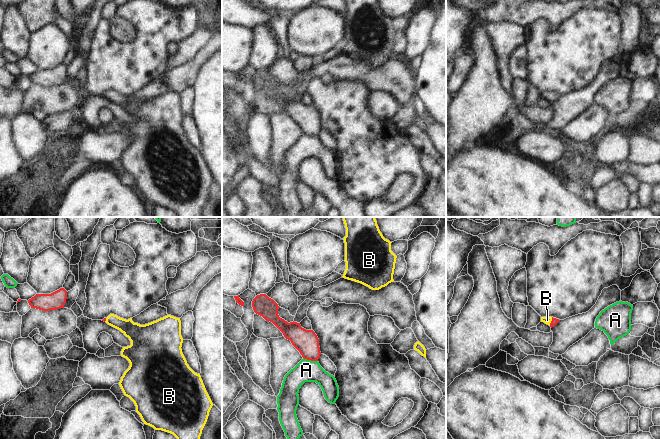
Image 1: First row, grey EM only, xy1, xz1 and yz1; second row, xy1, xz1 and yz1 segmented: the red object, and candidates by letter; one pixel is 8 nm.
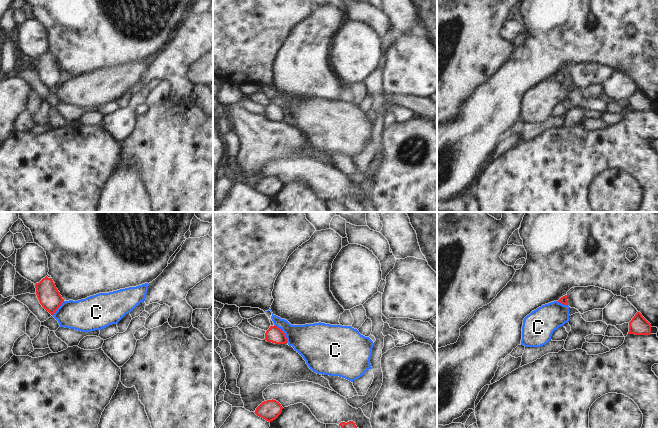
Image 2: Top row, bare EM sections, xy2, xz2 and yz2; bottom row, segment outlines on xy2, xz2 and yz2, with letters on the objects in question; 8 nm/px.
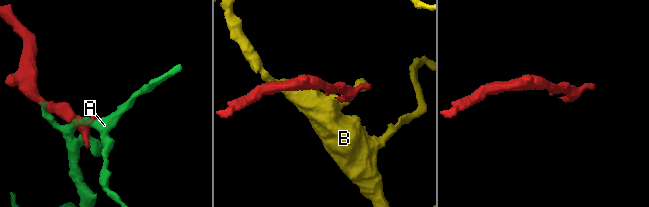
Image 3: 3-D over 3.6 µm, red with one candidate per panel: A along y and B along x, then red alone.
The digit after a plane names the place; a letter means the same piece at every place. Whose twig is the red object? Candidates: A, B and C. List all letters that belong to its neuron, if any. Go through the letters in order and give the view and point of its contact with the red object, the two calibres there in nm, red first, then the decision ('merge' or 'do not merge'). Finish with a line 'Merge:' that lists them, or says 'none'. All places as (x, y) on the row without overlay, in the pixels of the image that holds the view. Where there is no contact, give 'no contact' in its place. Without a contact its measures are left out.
A: meets red in xz1 at (310, 135); 190 nm thick on the red side, 180 nm on the other; do not merge
B: meets red in yz1 at (551, 97); 50 nm thick on the red side, 60 nm on the other; merge
C: meets red in xz2 at (284, 109); 130 nm thick on the red side, 300 nm on the other; do not merge
Merge: B

